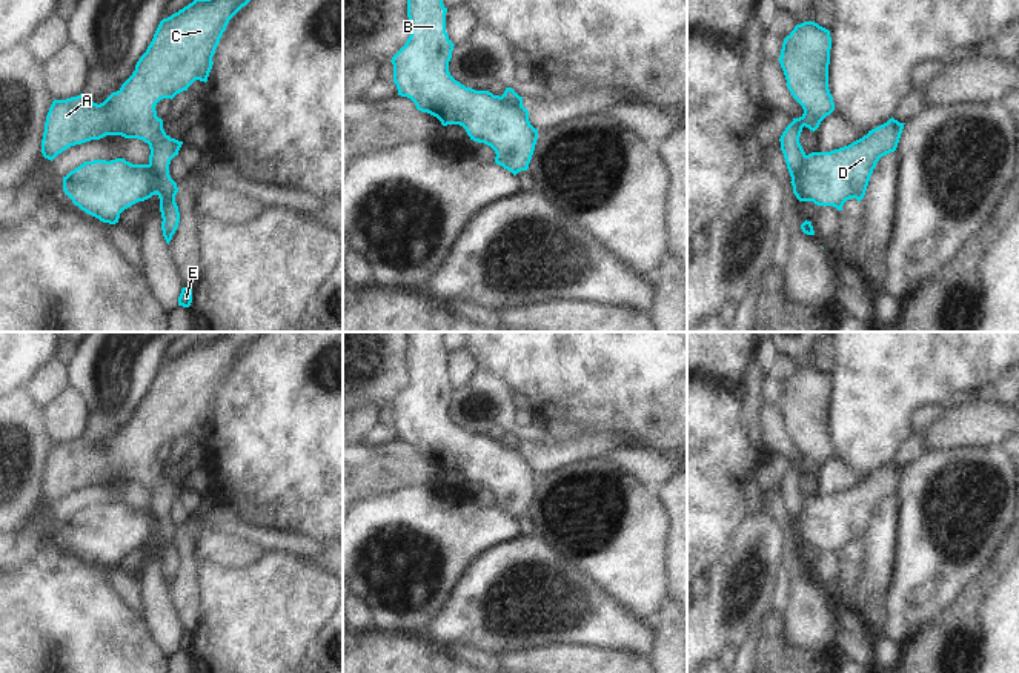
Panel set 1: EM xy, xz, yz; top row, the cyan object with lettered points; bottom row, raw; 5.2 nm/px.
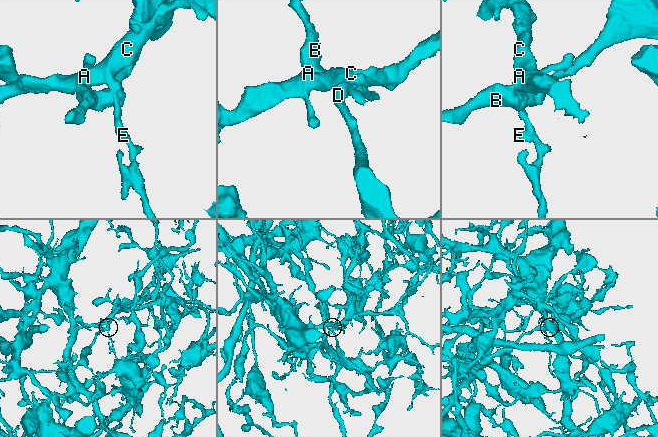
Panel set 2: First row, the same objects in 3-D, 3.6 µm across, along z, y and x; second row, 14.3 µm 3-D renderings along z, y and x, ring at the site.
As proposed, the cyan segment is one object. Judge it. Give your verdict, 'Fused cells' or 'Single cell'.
Fused cells.

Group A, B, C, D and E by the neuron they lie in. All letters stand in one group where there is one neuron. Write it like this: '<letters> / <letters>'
A C E / B D

